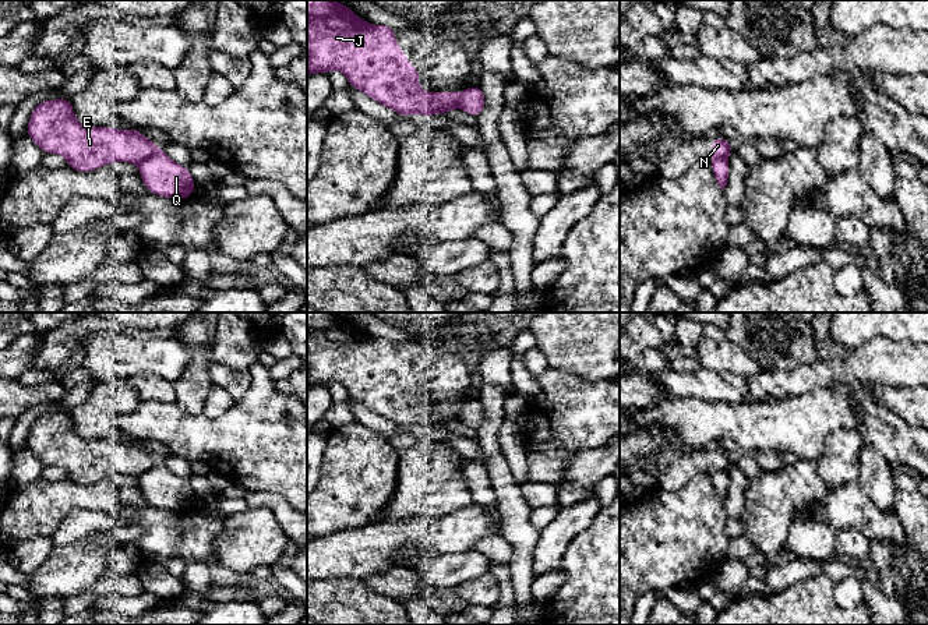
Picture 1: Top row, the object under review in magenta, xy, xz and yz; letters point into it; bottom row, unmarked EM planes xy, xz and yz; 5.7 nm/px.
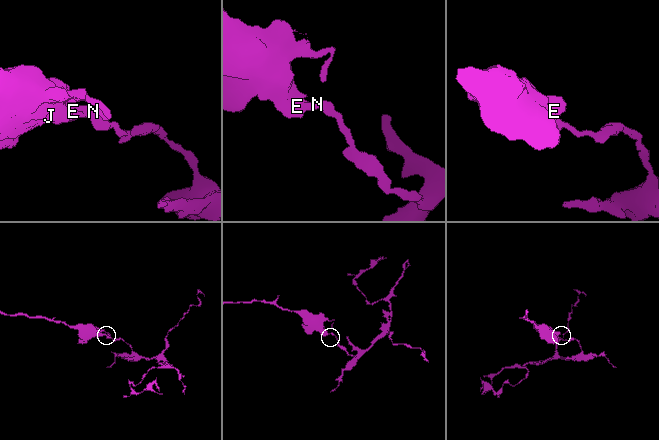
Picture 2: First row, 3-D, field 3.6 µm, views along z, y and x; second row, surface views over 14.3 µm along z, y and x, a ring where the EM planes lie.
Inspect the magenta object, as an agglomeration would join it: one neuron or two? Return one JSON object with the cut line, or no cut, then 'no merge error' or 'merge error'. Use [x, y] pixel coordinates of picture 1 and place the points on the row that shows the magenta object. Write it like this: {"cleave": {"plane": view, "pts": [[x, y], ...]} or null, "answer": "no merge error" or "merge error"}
{"cleave": {"plane": "xy", "pts": [[155, 149], [138, 165]]}, "answer": "merge error"}

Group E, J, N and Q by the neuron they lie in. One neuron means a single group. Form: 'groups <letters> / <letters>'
groups E J N / Q

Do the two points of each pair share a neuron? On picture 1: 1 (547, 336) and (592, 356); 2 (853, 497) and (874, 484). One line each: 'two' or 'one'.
1: one
2: two

